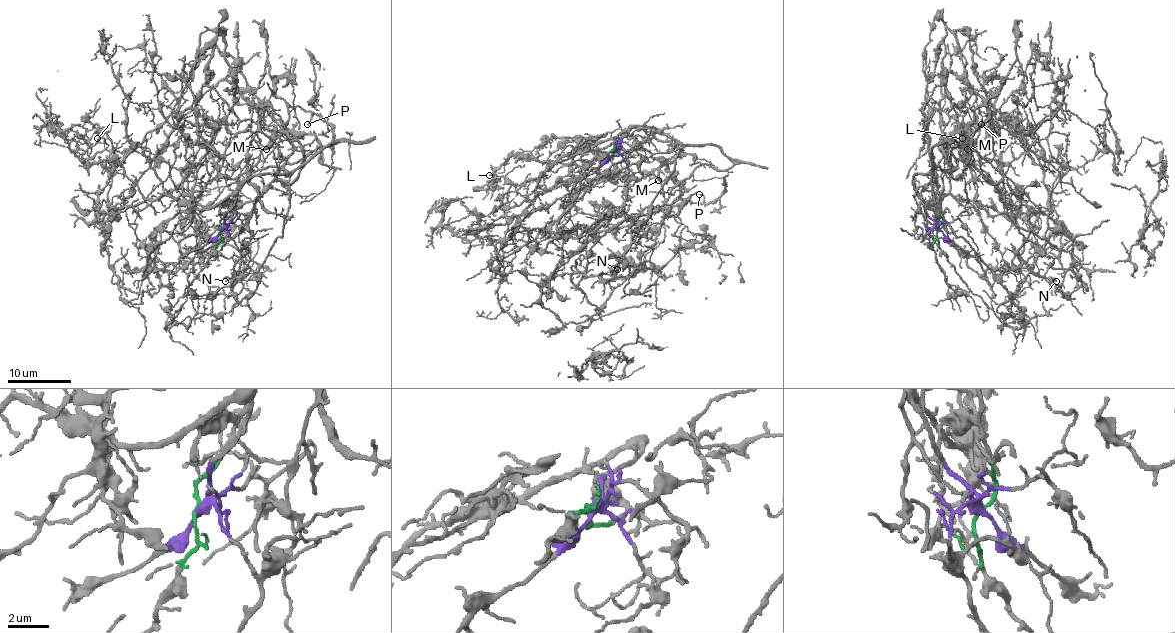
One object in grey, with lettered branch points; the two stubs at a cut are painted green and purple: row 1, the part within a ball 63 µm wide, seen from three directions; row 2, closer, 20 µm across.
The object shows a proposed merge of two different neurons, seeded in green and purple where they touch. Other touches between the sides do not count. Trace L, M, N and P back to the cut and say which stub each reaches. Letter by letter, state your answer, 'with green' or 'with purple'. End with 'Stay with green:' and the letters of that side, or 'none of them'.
L: with purple
M: with green
N: with purple
P: with green
Stay with green: M, P

